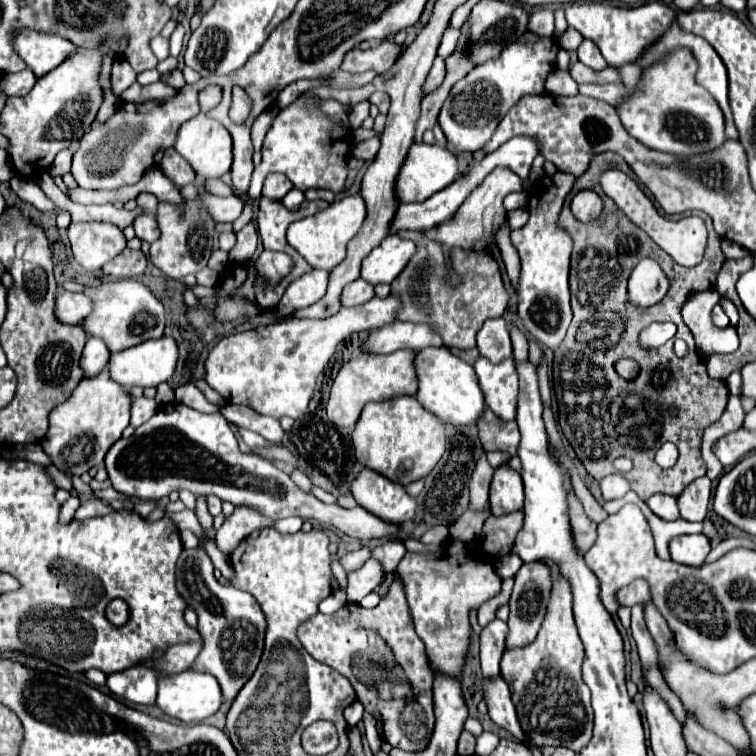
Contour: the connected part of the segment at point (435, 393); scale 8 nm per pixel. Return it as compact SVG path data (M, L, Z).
M428 347L416 355L416 373L418 373L418 393L416 399L424 409L440 417L450 425L476 425L486 411L484 393L480 389L478 377L466 361L452 355L446 347Z

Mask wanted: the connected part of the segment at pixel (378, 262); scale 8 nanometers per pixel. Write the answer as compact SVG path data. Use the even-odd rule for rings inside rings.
M390 233L362 261L362 279L366 279L370 285L392 283L408 265L412 255L416 255L416 245L396 233Z

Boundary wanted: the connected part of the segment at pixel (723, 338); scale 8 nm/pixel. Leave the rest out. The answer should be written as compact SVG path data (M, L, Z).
M702 291L694 293L682 307L682 319L692 331L696 347L704 357L714 353L734 353L738 349L736 329L732 325L728 325L726 329L716 329L716 325L712 323L712 307L718 301L720 297L704 297Z

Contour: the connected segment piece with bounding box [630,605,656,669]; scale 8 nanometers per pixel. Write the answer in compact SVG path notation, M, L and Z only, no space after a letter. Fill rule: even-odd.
M634 605L632 607L632 637L638 645L638 653L642 659L642 667L646 669L648 665L656 665L656 647L654 641L644 625L644 605Z

